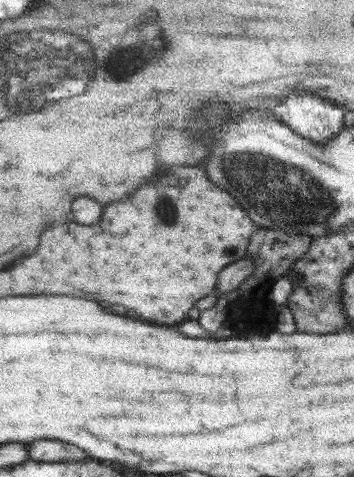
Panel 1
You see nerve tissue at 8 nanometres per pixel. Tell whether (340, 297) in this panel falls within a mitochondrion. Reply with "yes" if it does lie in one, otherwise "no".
no

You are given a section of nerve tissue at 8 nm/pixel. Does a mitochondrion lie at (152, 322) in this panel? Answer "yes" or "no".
no

